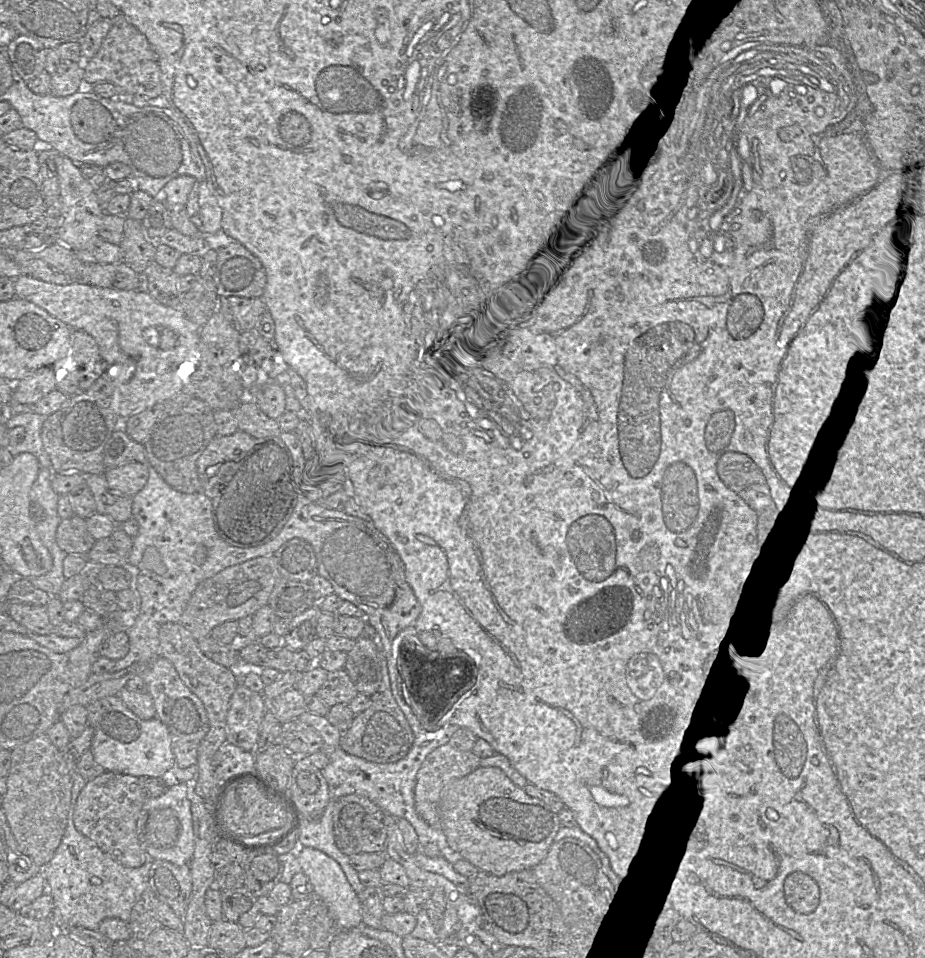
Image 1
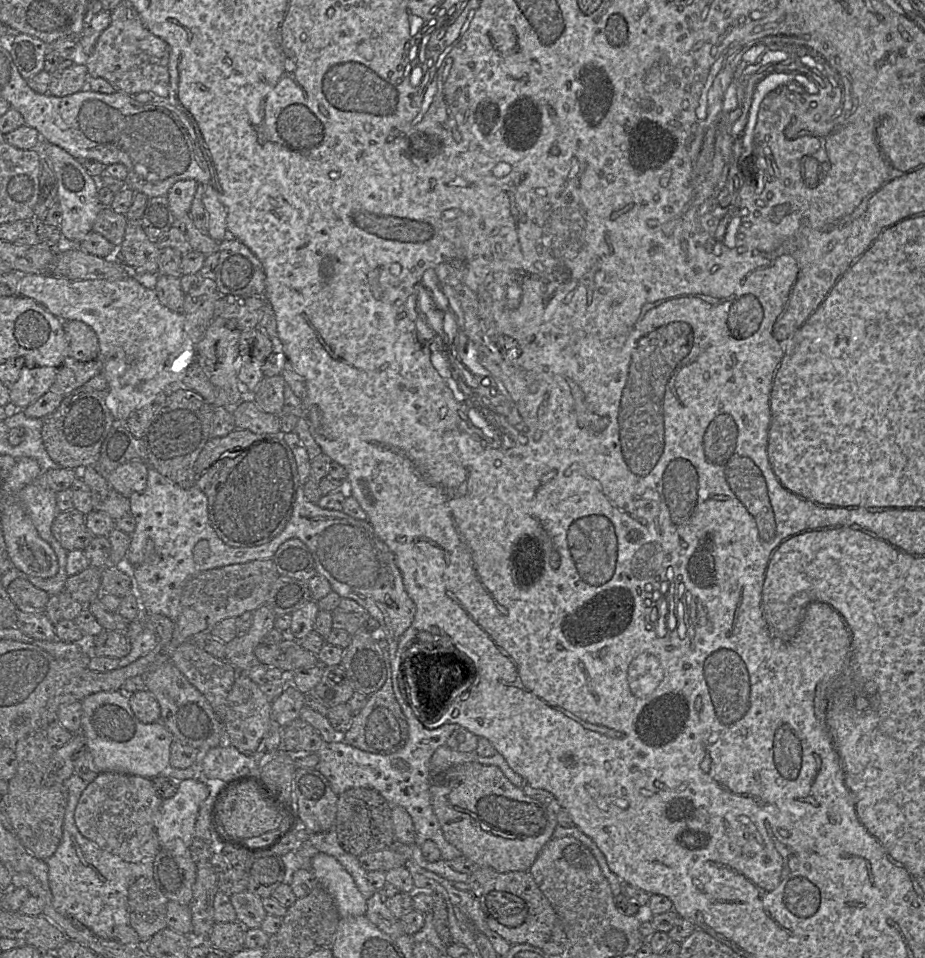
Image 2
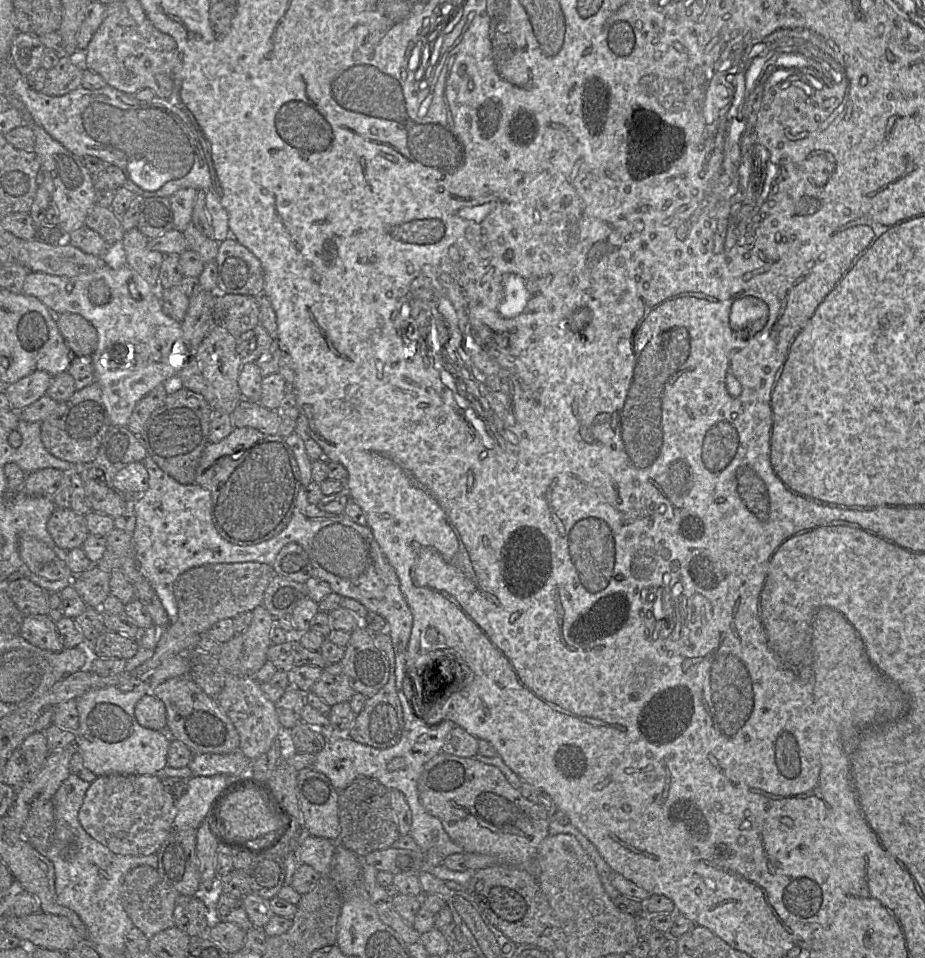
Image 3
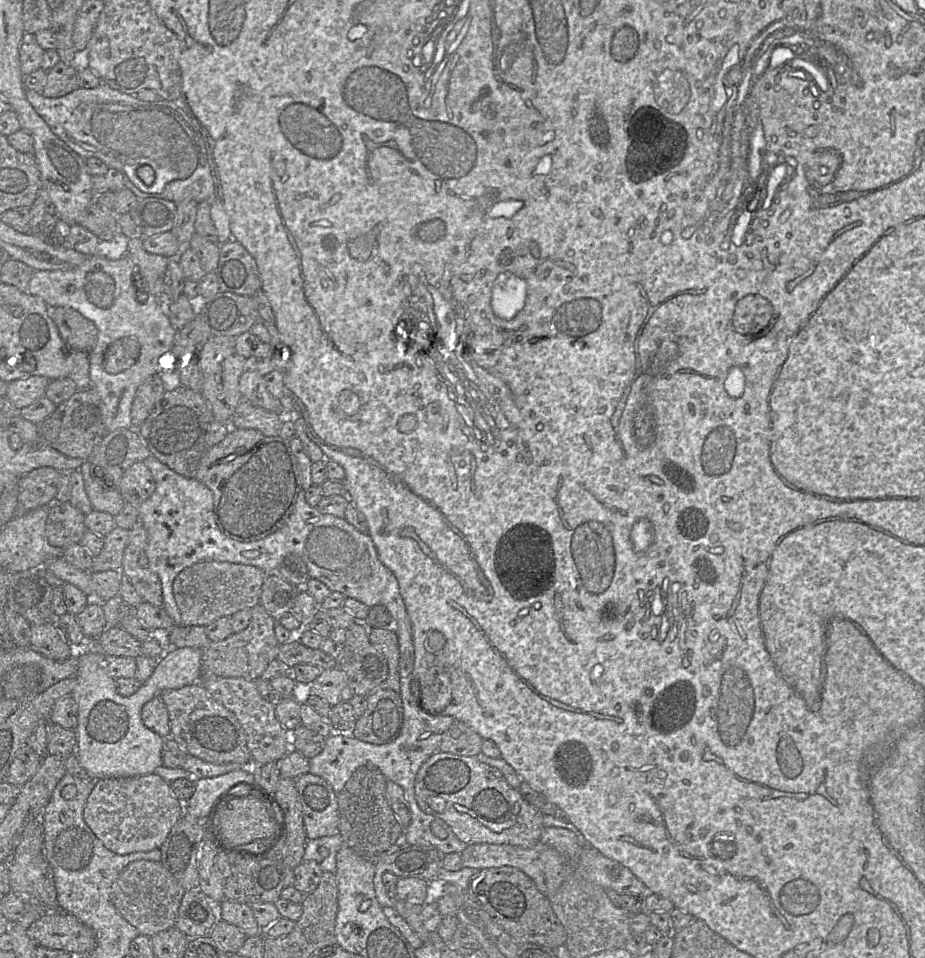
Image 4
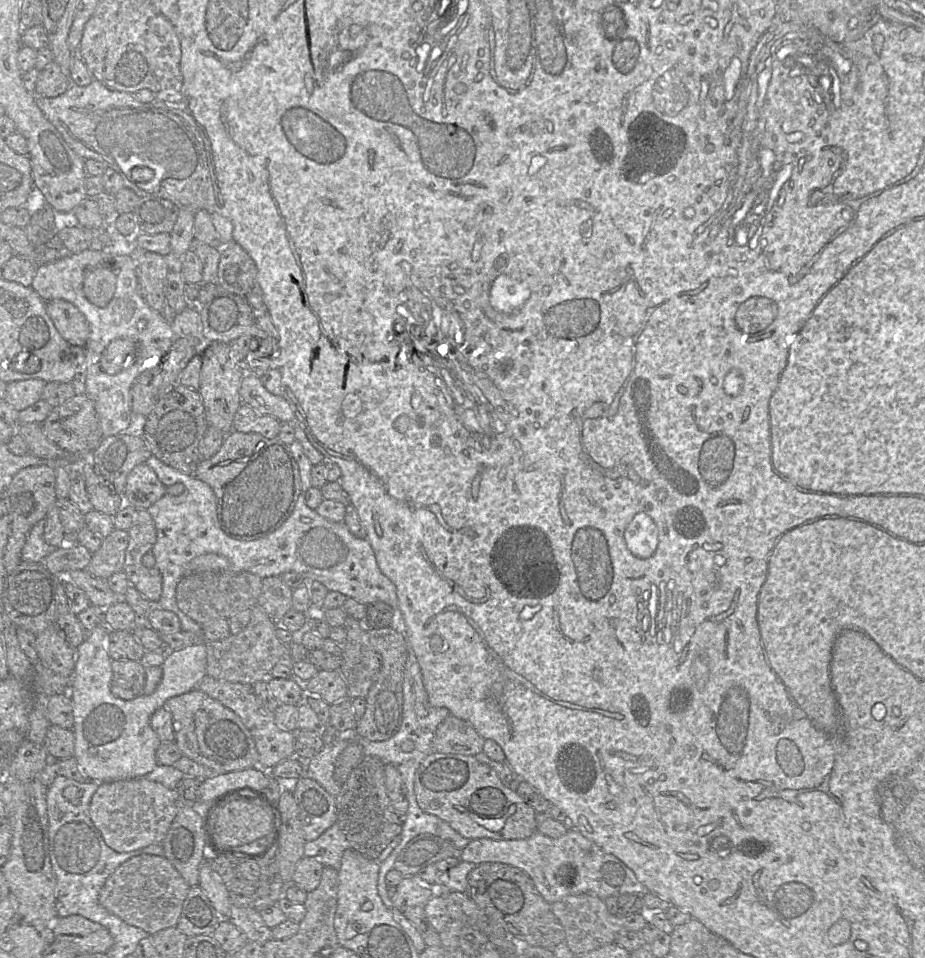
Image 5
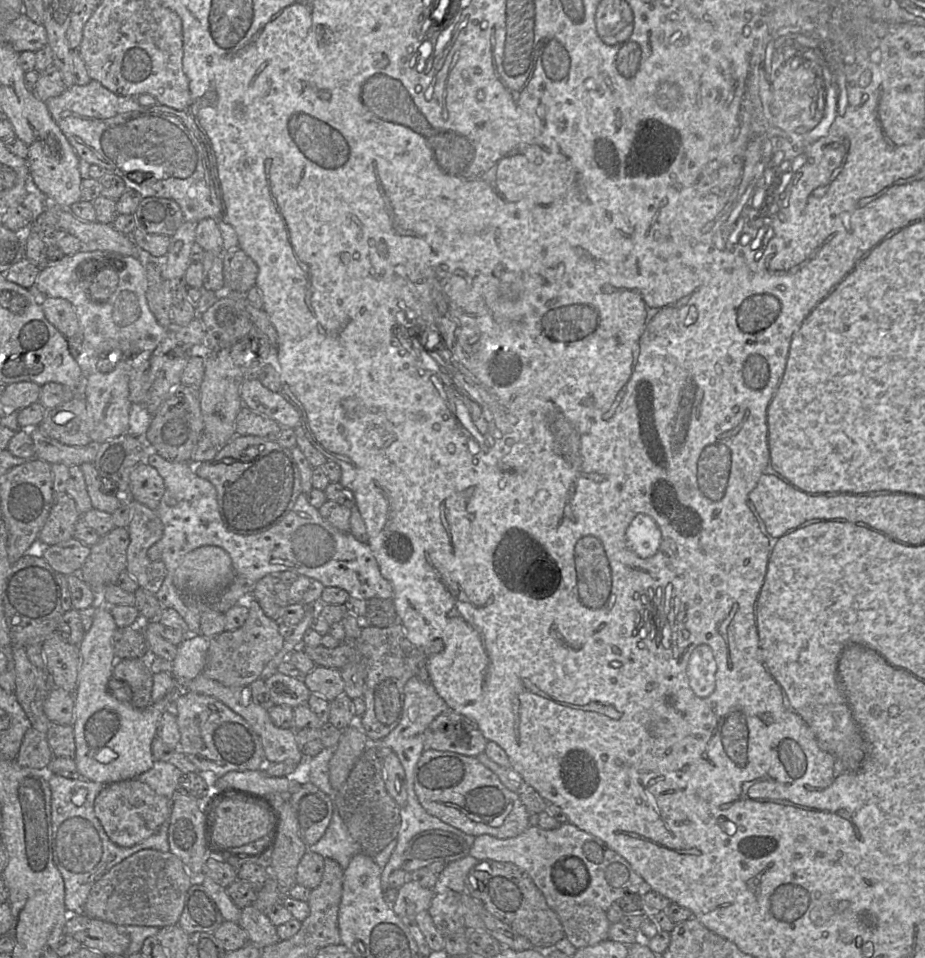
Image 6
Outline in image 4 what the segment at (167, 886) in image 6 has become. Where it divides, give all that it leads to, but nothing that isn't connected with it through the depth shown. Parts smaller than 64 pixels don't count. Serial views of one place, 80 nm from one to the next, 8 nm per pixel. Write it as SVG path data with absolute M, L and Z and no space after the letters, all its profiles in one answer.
M138 860L129 863L111 887L111 902L141 934L152 937L175 926L185 889L161 862Z

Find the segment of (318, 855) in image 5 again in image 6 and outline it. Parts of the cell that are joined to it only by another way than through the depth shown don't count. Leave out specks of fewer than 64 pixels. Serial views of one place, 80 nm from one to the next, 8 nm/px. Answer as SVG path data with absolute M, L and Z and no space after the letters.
M335 805L324 835L316 843L308 846L308 850L335 860L343 870L348 867L351 858L361 852L359 844L349 835Z

